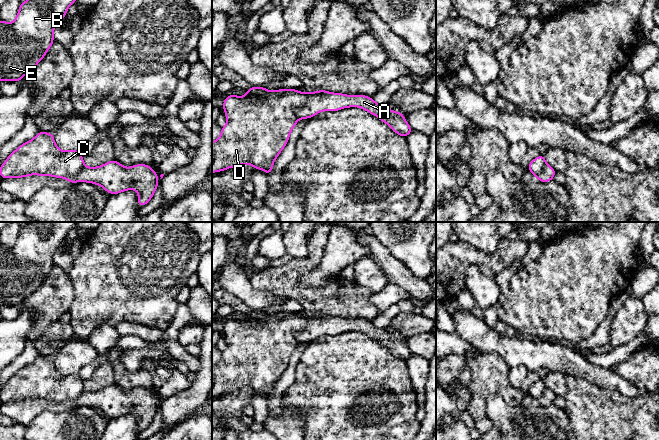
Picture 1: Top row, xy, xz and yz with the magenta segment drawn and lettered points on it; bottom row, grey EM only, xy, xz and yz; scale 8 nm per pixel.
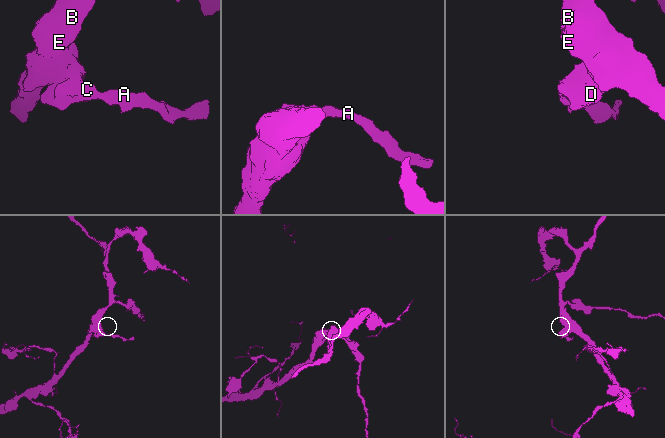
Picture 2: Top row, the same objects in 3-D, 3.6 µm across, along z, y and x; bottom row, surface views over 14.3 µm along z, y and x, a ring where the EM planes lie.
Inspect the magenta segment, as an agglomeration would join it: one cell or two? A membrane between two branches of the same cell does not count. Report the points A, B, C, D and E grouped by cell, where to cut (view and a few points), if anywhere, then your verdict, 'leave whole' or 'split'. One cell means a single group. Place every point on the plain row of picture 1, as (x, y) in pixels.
A / B C D E; cut in xz along (309, 317), (306, 325), (295, 334), (297, 342); split

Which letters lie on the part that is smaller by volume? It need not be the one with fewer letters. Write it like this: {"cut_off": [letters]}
{"cut_off": ["A"]}

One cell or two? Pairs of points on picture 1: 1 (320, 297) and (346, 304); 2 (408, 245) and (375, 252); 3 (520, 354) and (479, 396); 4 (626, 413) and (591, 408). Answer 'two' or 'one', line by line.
1: one
2: two
3: two
4: one

